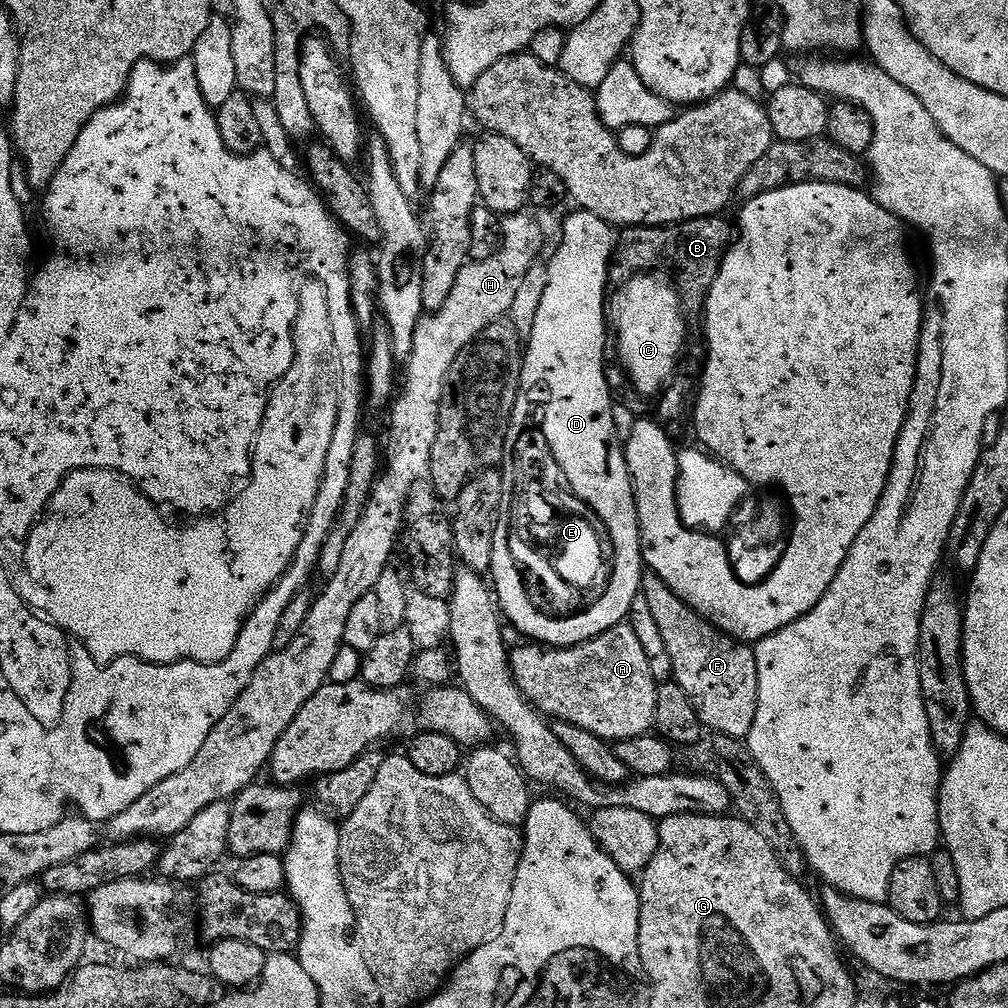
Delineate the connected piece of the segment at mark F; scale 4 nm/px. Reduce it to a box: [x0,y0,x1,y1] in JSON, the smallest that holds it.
[640,571,758,740]

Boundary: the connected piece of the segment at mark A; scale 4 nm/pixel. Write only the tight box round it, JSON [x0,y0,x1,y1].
[511,623,658,742]

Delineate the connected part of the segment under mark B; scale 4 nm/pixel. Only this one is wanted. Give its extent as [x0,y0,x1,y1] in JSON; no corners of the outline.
[615,215,734,309]

